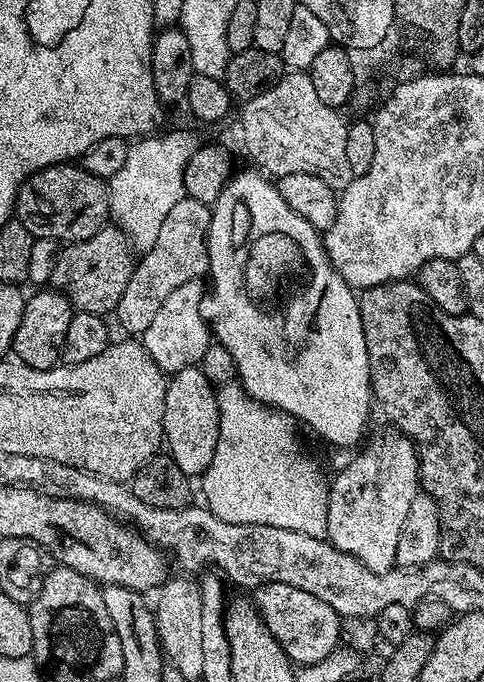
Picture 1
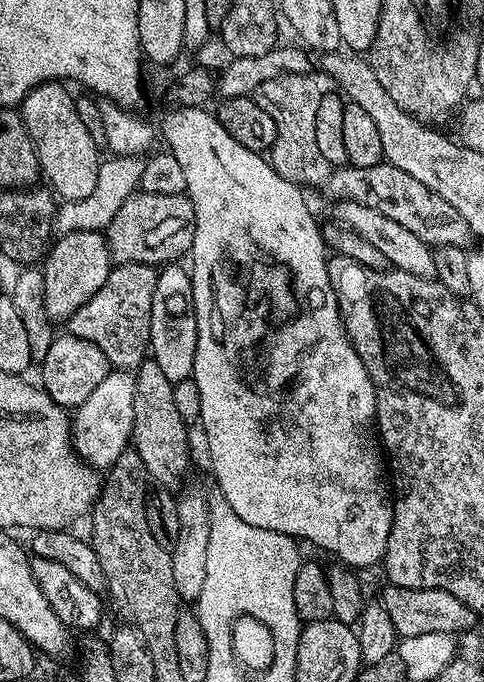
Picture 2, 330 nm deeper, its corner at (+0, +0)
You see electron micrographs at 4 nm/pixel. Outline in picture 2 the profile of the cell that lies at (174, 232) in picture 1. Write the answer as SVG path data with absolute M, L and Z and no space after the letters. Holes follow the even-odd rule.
M151 264L115 265L108 273L102 290L68 317L67 331L78 338L86 338L86 342L94 342L94 346L106 354L113 369L139 368L150 348L150 310L157 275L157 269Z

